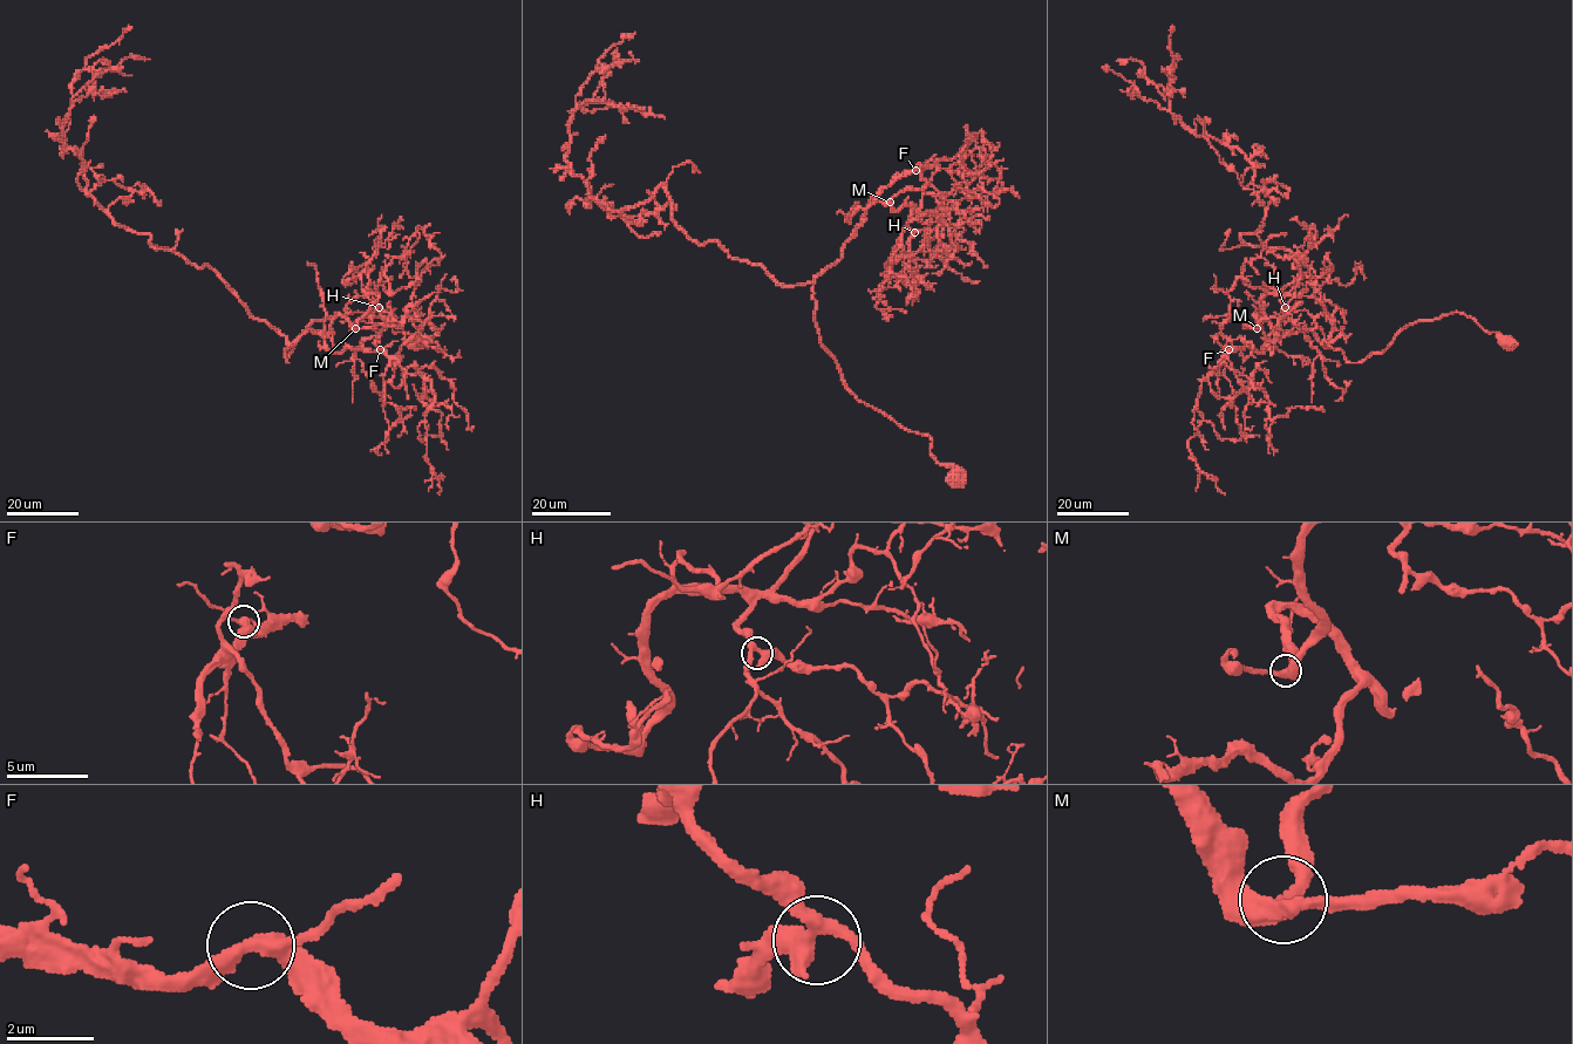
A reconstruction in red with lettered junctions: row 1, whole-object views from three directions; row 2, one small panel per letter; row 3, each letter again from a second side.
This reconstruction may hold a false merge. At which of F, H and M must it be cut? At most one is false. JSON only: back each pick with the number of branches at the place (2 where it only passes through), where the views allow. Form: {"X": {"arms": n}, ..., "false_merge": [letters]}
{"false_merge": []}

